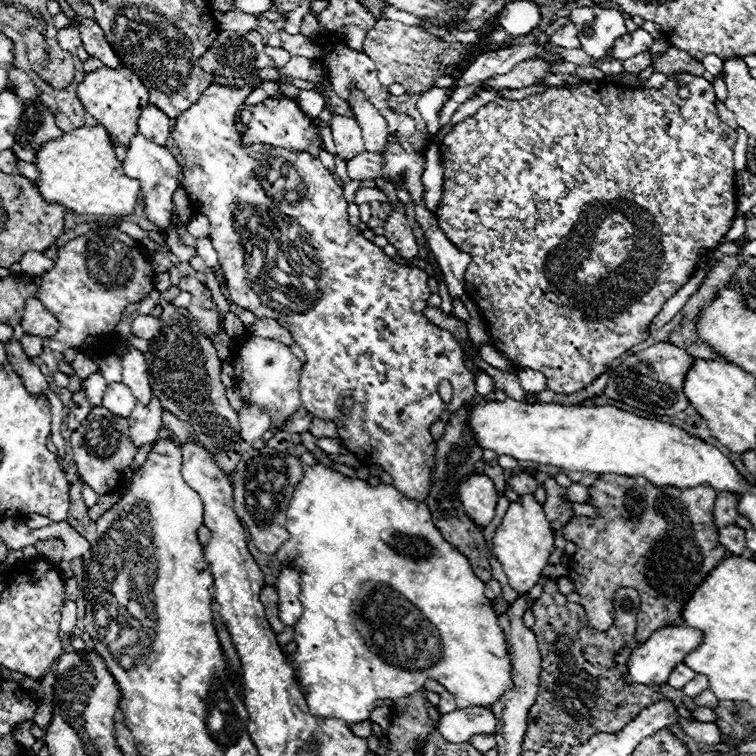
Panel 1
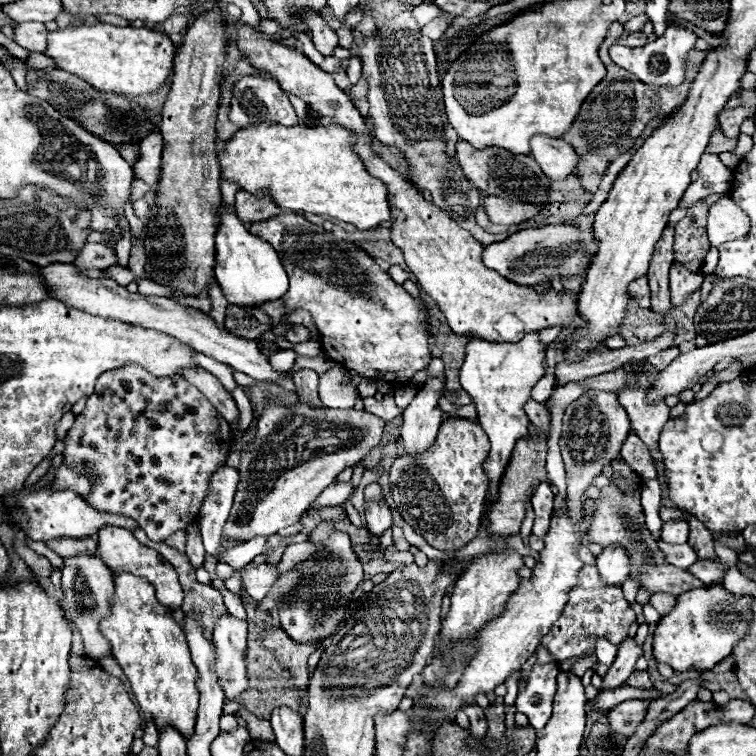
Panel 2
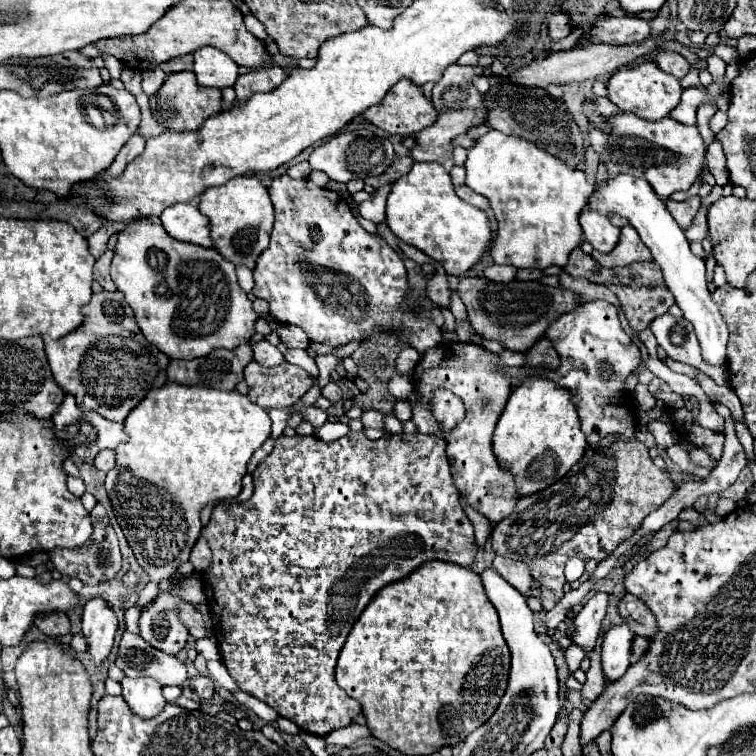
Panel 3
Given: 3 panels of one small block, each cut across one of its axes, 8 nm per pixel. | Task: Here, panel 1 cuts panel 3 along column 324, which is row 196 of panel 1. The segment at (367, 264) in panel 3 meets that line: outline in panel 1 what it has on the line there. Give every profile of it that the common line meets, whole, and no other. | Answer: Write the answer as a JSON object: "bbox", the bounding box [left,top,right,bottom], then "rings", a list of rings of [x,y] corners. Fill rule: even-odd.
{"bbox":[172,84,476,502],"rings":[[[212,84],[200,98],[198,102],[194,102],[194,106],[190,106],[188,110],[184,110],[172,128],[172,138],[180,150],[180,156],[184,158],[182,164],[182,186],[192,202],[192,210],[196,214],[202,214],[210,220],[210,234],[208,238],[212,240],[216,252],[218,252],[218,260],[224,268],[226,274],[226,284],[228,290],[232,294],[232,300],[244,308],[250,310],[252,314],[256,314],[258,318],[272,318],[276,320],[280,326],[284,326],[294,342],[304,350],[308,362],[306,362],[306,370],[302,372],[300,378],[300,398],[302,398],[302,406],[318,418],[324,420],[332,420],[338,424],[338,438],[342,440],[342,444],[354,452],[356,456],[360,456],[362,462],[368,464],[378,464],[382,466],[392,478],[394,478],[394,486],[408,498],[412,500],[420,500],[426,502],[428,494],[430,494],[430,486],[434,482],[432,478],[432,468],[434,468],[434,454],[436,454],[436,442],[430,434],[430,426],[434,422],[438,422],[440,414],[444,410],[458,410],[458,406],[462,406],[464,402],[472,400],[476,394],[474,390],[474,374],[464,366],[464,350],[462,346],[456,342],[456,338],[448,332],[448,330],[440,330],[438,326],[430,324],[428,318],[424,316],[424,310],[428,308],[428,298],[430,298],[430,290],[426,286],[428,274],[418,268],[418,266],[408,266],[408,264],[398,264],[396,260],[392,260],[390,256],[384,254],[382,248],[378,248],[374,242],[366,240],[362,230],[358,226],[352,226],[348,222],[348,202],[344,200],[344,190],[338,186],[338,182],[334,180],[334,176],[324,168],[324,164],[310,156],[310,154],[298,154],[298,152],[290,152],[290,150],[282,150],[282,148],[274,148],[274,146],[242,146],[240,142],[240,134],[236,130],[236,114],[242,106],[242,102],[246,100],[246,94],[252,94],[252,86],[242,86],[242,88],[230,88],[230,86],[222,86],[222,84]],[[272,268],[282,270],[282,274],[288,276],[288,282],[278,284],[270,272]],[[442,380],[448,380],[452,384],[454,396],[452,400],[446,404],[442,402],[440,394],[438,394],[438,384]]]}

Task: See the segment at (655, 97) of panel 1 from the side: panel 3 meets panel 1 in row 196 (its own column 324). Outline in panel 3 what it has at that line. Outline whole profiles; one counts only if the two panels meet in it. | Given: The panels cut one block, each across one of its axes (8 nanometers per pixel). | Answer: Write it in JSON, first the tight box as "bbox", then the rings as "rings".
{"bbox":[202,432,478,736],"rings":[[[350,432],[340,440],[334,440],[330,444],[322,442],[316,436],[280,436],[274,442],[274,450],[270,456],[266,456],[258,468],[252,474],[254,478],[254,494],[250,500],[240,504],[218,504],[212,510],[210,524],[202,530],[202,536],[208,540],[212,548],[212,562],[208,570],[202,572],[204,580],[204,592],[208,600],[208,608],[214,620],[214,636],[220,646],[222,662],[228,668],[230,676],[236,680],[236,684],[248,692],[250,696],[266,702],[272,706],[282,718],[292,720],[302,732],[314,734],[314,736],[326,736],[336,728],[344,728],[352,722],[356,714],[360,714],[360,704],[350,698],[334,680],[334,666],[338,660],[338,654],[354,626],[354,622],[360,618],[362,610],[370,604],[372,596],[396,582],[412,574],[418,566],[430,562],[430,560],[442,560],[452,562],[458,566],[470,566],[476,558],[478,546],[474,542],[474,528],[468,520],[468,516],[462,510],[460,494],[452,482],[450,464],[446,458],[446,446],[444,440],[438,436],[424,436],[424,434],[388,434],[380,440],[366,438],[364,432]]]}

